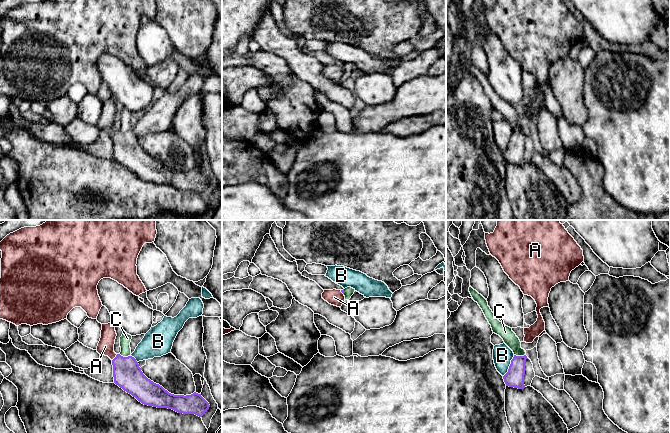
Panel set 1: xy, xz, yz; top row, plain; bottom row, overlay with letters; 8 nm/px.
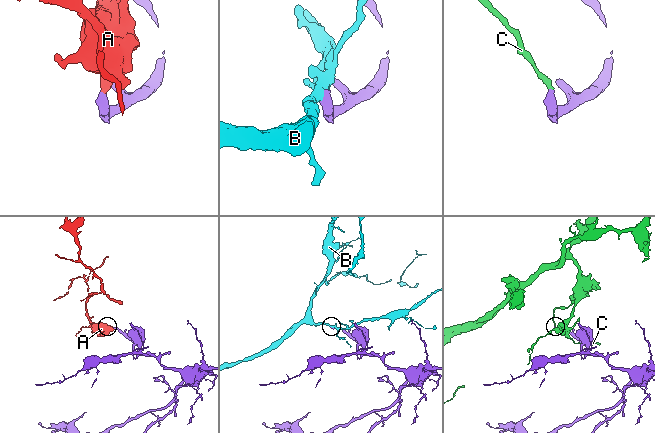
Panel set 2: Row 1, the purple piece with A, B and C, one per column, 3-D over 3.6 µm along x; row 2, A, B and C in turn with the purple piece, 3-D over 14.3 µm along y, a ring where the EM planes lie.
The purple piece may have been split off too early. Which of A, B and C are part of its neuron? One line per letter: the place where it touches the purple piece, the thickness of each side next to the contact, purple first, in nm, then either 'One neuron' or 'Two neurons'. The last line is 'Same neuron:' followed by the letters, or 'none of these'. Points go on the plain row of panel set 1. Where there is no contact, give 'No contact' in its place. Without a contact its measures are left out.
A: Touches purple at xy (115, 133). Thickness 220 nm (purple) against 130 nm. One neuron
B: Touches purple at yz (509, 142). Thickness 150 nm (purple) against 160 nm. Two neurons
C: Touches purple at yz (520, 132). Thickness 150 nm (purple) against 110 nm. Two neurons
Same neuron: A

